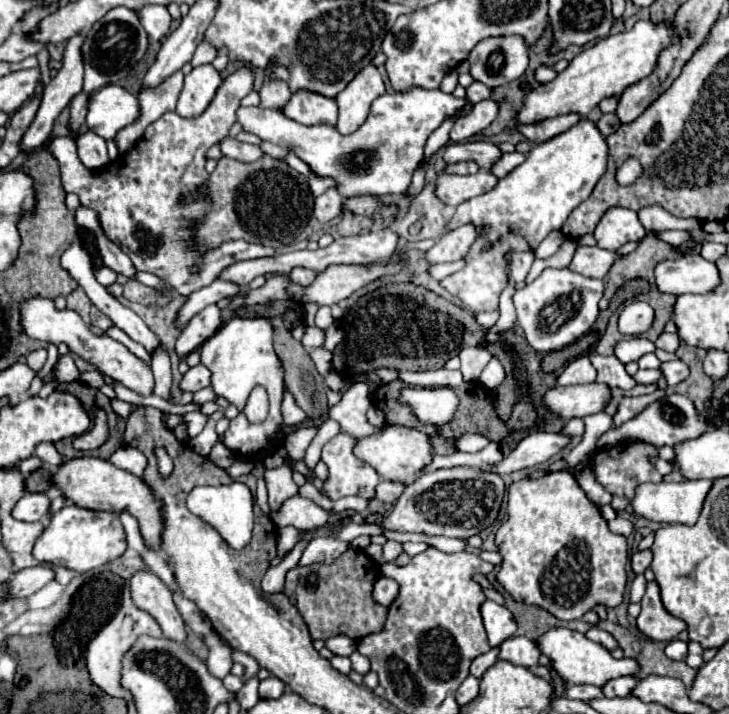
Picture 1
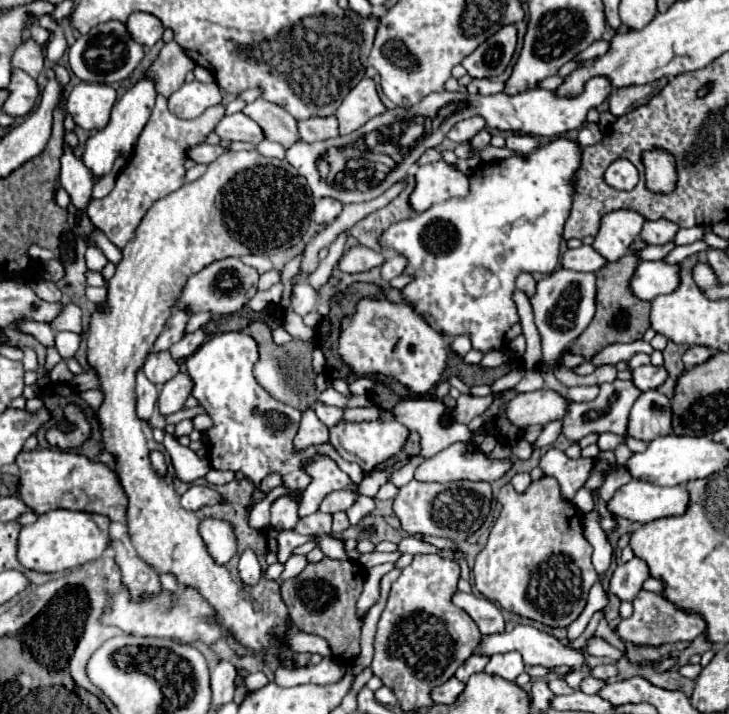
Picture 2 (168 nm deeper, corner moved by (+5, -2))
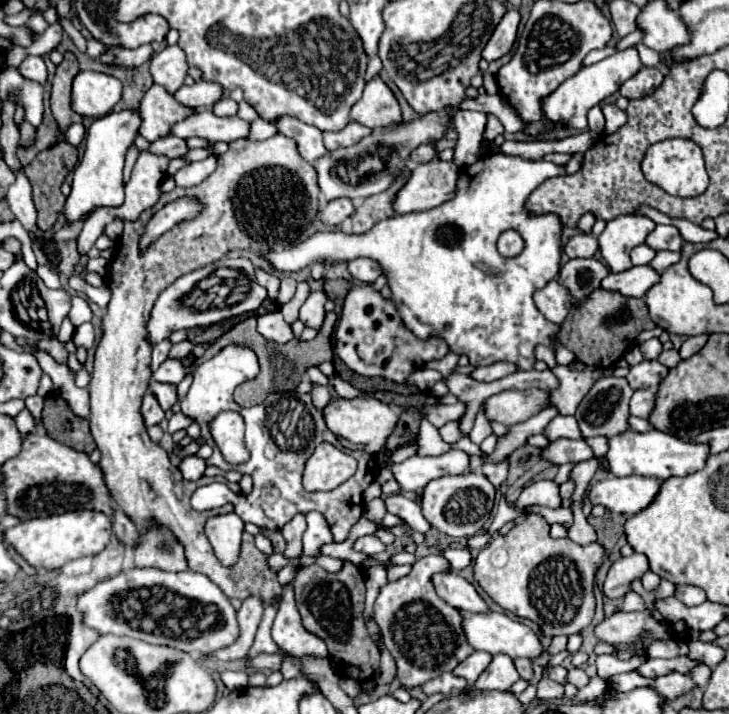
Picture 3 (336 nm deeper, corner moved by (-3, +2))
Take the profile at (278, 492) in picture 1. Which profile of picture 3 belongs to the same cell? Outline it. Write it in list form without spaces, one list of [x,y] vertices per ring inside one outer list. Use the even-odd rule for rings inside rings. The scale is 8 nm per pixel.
[[[294,515],[292,521],[288,521],[280,533],[284,535],[286,539],[286,551],[284,555],[286,557],[300,557],[302,555],[302,533],[306,531],[306,515]]]

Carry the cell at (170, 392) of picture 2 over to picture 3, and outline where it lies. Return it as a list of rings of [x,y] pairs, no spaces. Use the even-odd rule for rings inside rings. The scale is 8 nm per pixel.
[[[150,381],[150,387],[148,387],[148,389],[156,395],[156,399],[158,399],[160,407],[162,407],[164,411],[168,411],[168,409],[170,409],[170,407],[178,401],[178,391],[176,391],[176,385]]]

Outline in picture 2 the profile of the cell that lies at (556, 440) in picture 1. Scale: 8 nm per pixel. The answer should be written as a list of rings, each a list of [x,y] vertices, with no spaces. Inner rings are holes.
[[[454,443],[452,447],[440,451],[438,455],[422,461],[416,469],[416,481],[496,481],[512,467],[512,457],[504,461],[492,461],[484,453],[470,453],[464,443]]]

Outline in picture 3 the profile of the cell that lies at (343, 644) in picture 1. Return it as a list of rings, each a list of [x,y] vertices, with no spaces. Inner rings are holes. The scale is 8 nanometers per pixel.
[[[290,583],[284,587],[284,595],[282,595],[274,625],[272,625],[272,639],[278,643],[278,647],[298,657],[302,655],[326,657],[328,655],[326,643],[304,629],[300,621],[300,613],[294,603],[294,591]]]

